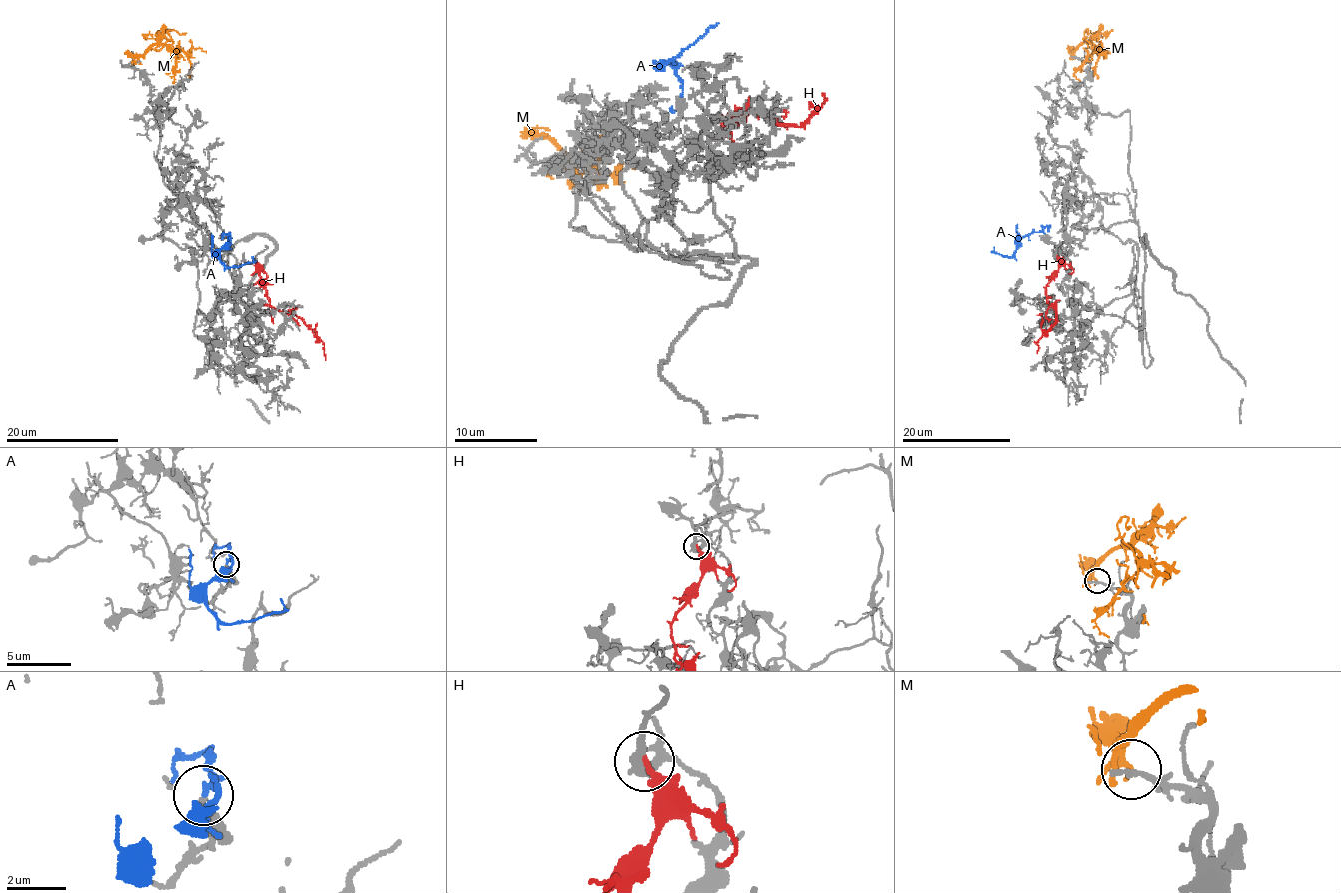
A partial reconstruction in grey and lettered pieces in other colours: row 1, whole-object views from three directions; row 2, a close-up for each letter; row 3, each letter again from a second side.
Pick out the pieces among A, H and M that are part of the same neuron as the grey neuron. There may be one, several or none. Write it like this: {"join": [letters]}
{"join": ["A"]}

